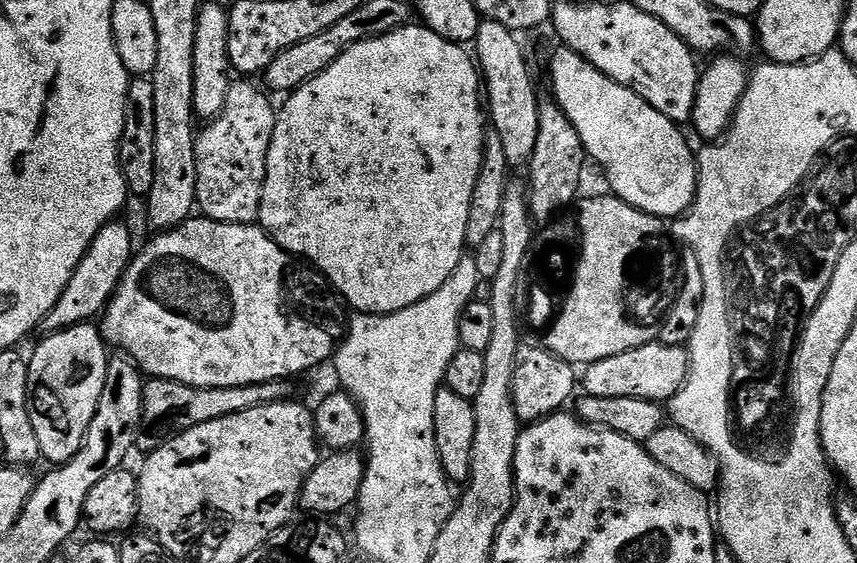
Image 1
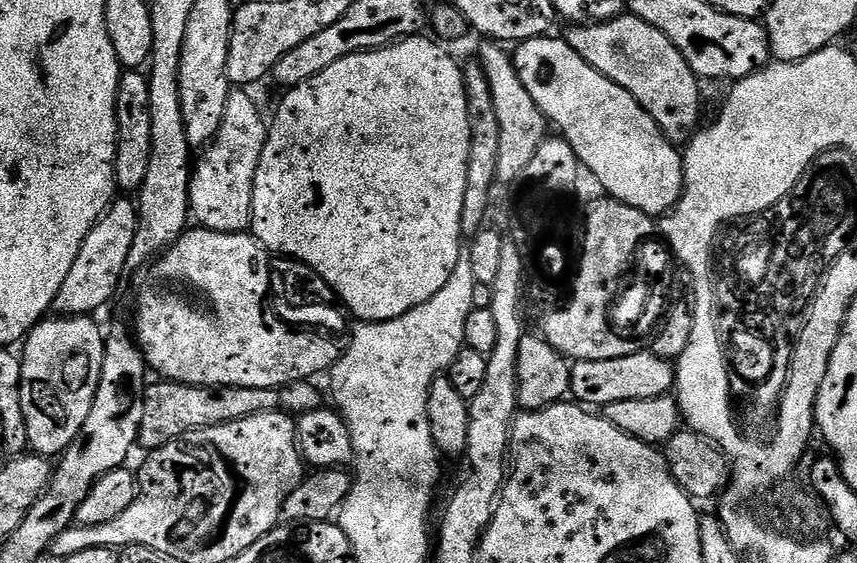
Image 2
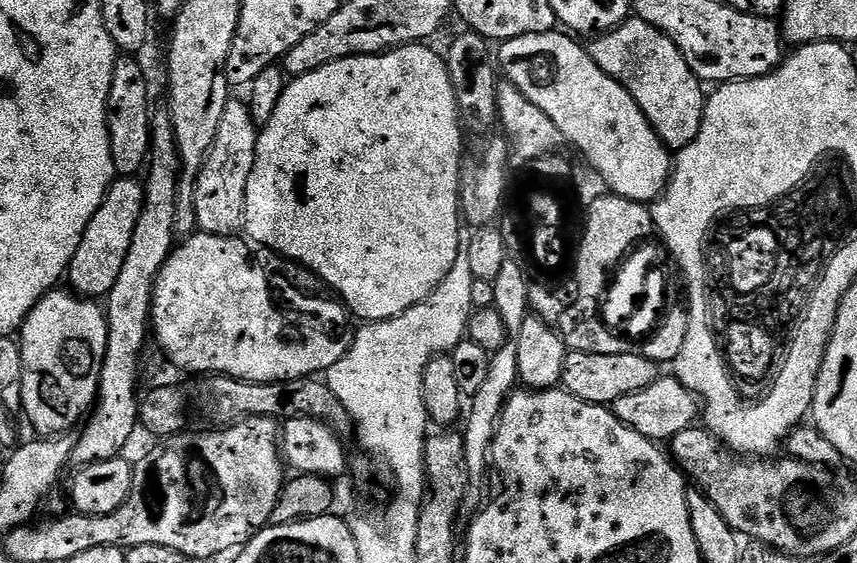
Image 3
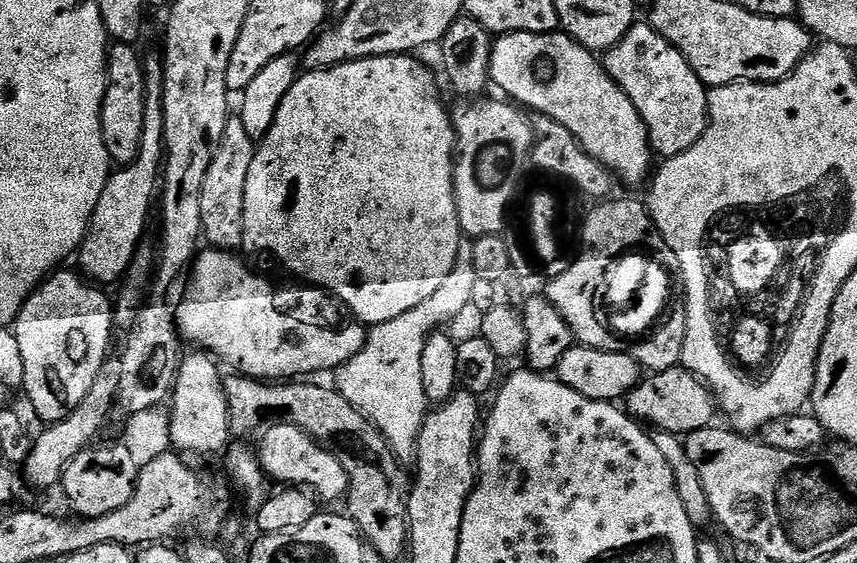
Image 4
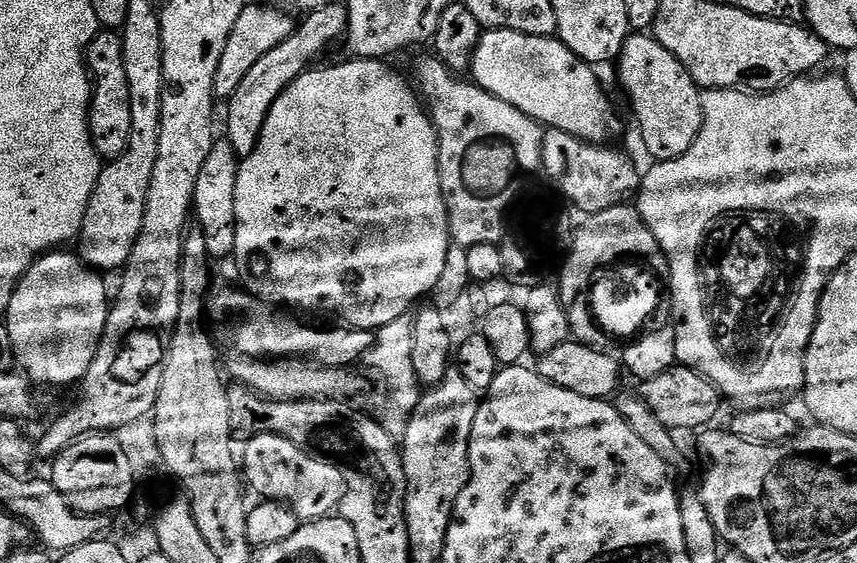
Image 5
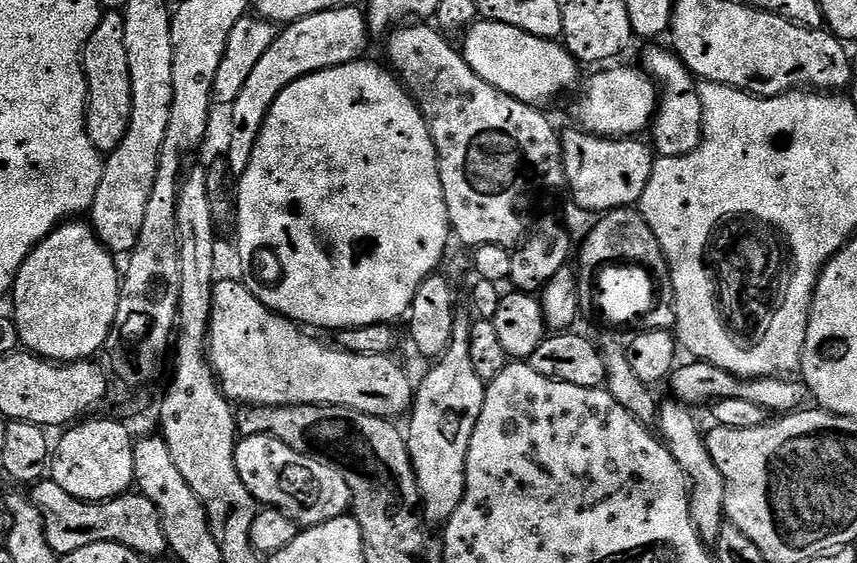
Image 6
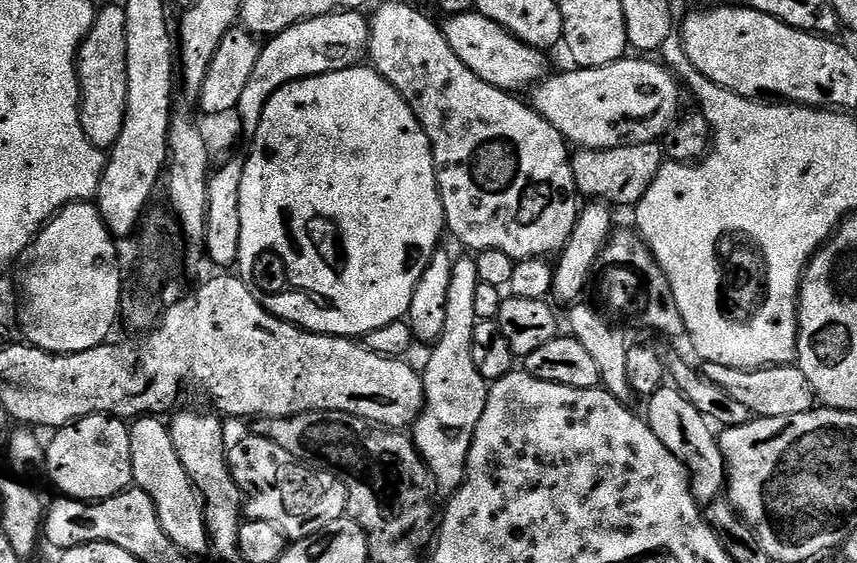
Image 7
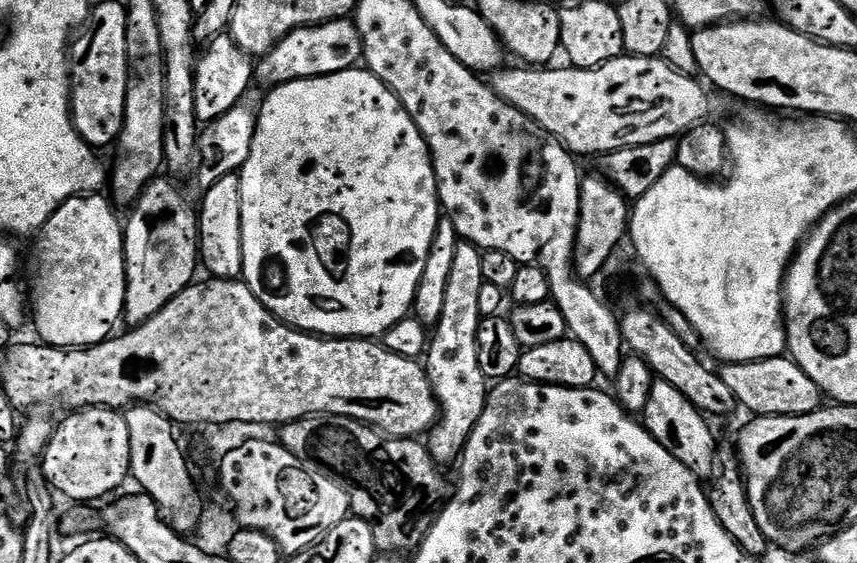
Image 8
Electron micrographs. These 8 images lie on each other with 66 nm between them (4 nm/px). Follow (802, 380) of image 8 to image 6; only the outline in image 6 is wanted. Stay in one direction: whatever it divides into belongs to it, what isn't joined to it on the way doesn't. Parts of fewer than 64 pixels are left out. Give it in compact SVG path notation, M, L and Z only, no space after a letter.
M708 362L692 363L696 364L681 363L670 377L671 395L682 404L689 406L706 404L708 406L713 402L734 398L752 402L755 406L764 408L768 414L787 414L805 407L804 392L806 396L806 388L799 379L781 378L780 376L745 378L733 376L716 362L712 362L712 364L704 364Z

